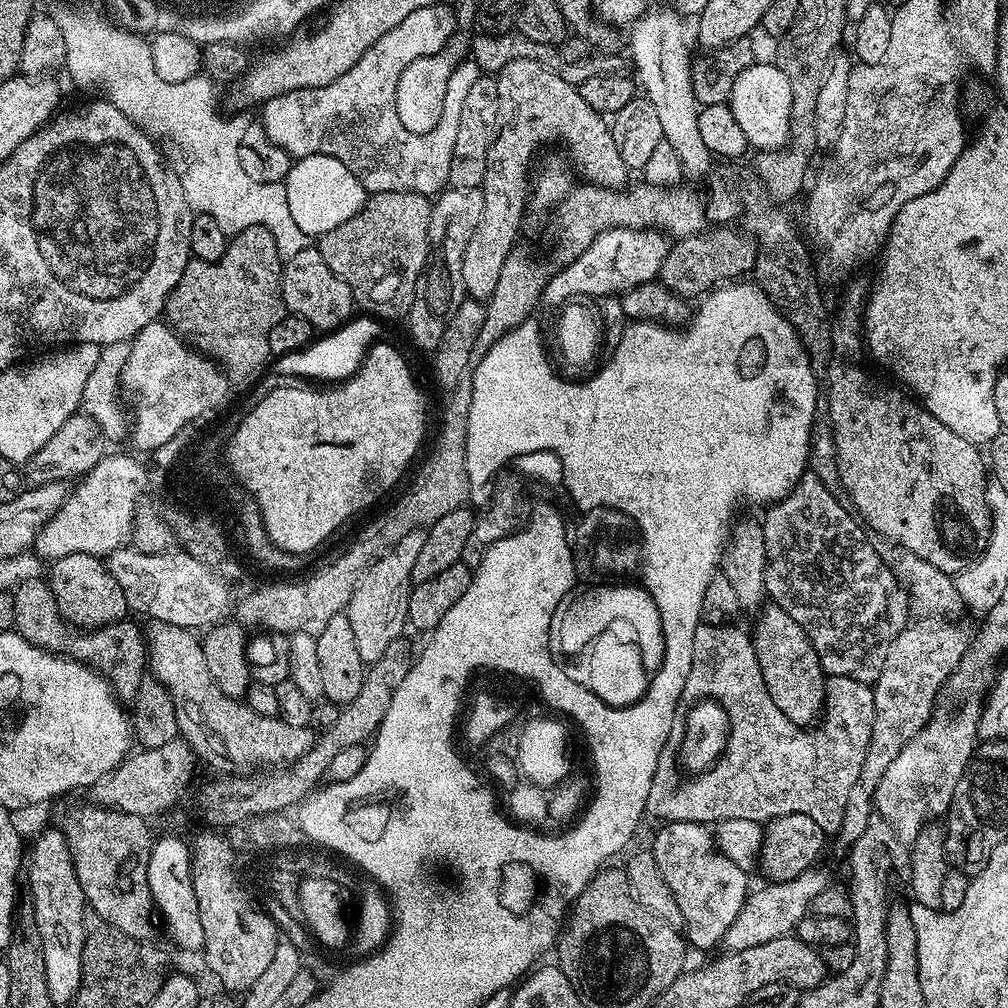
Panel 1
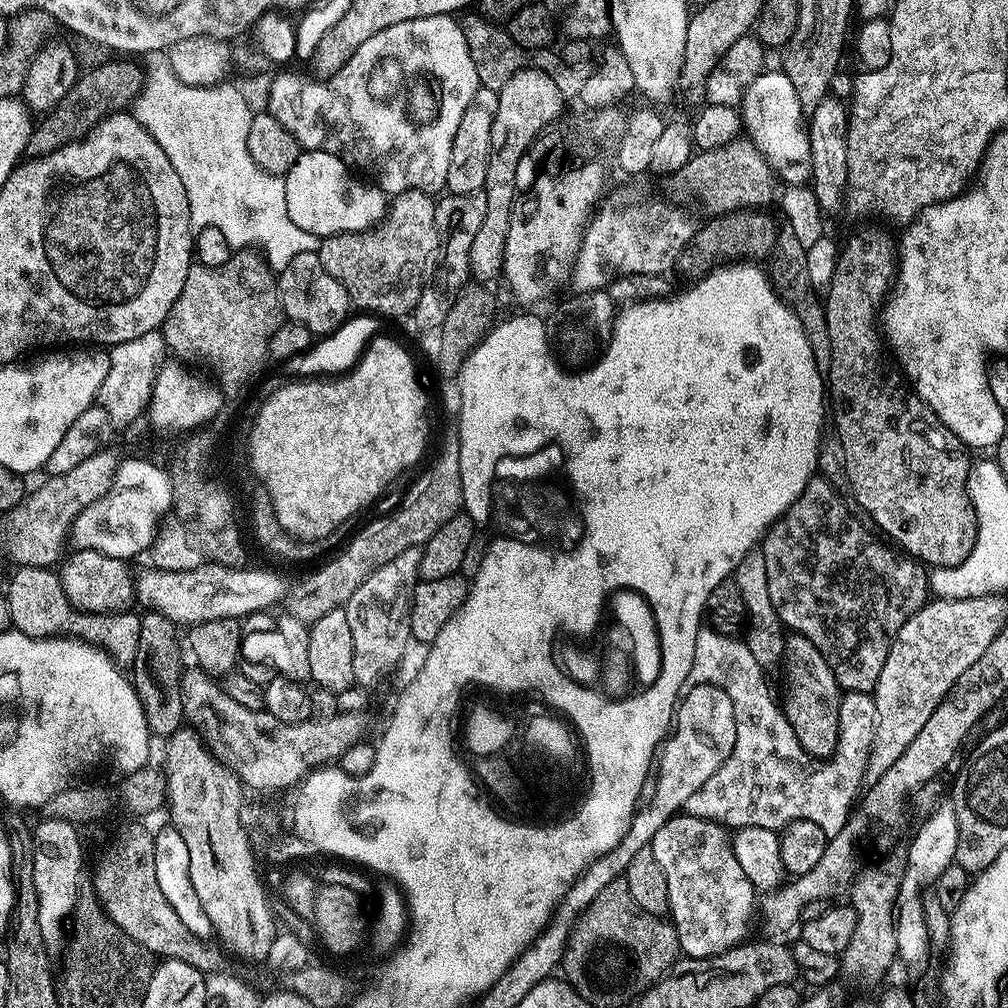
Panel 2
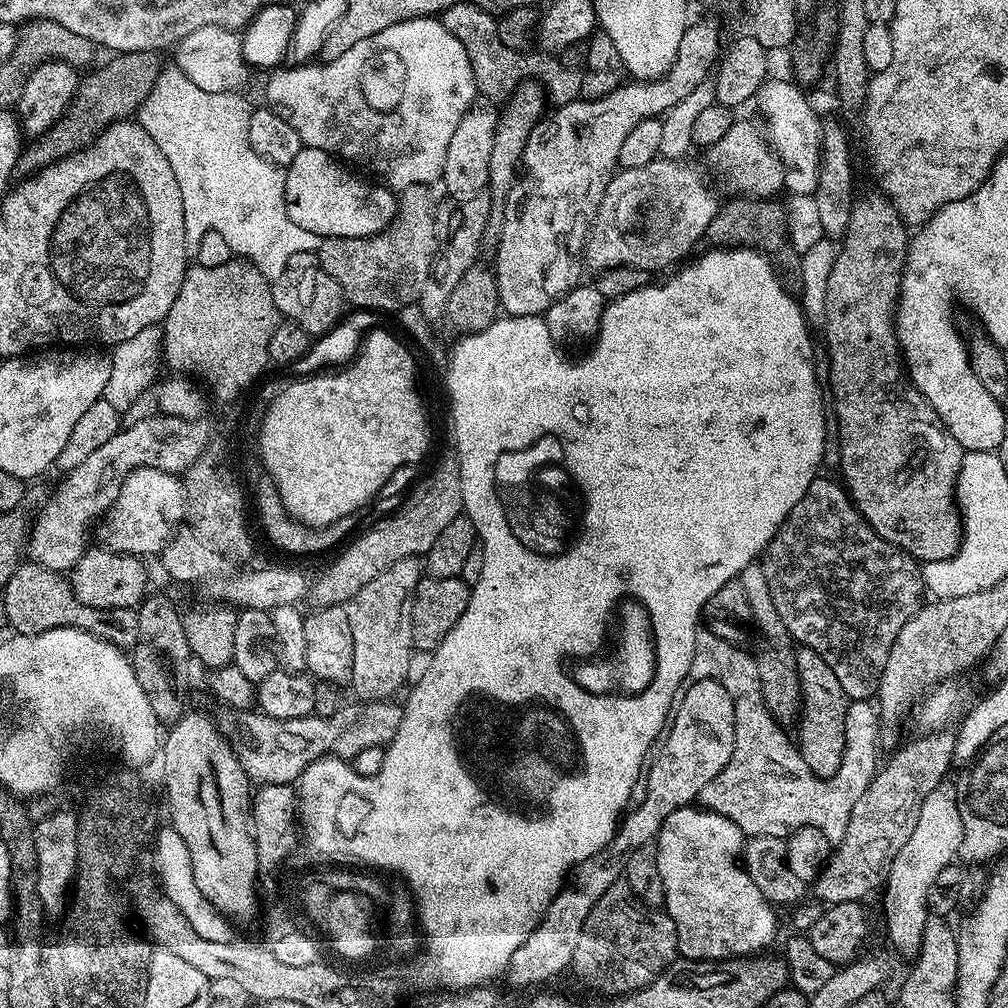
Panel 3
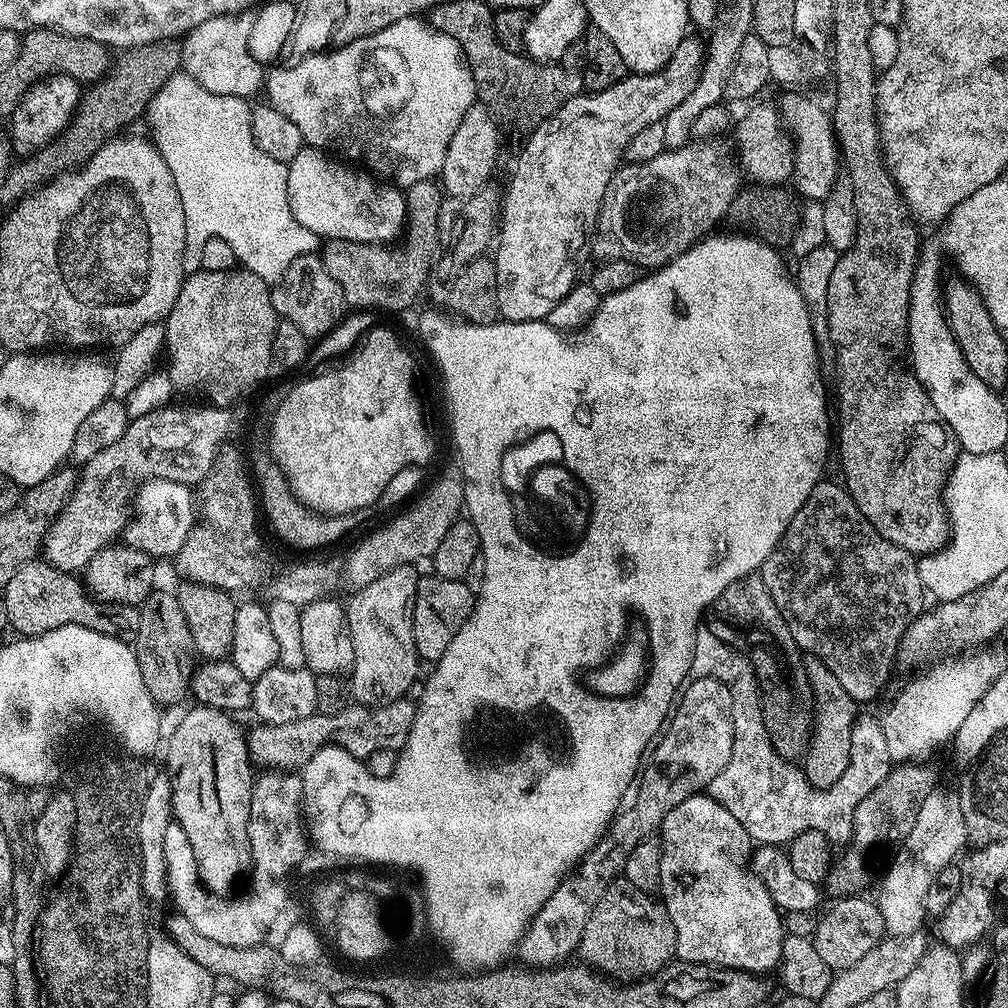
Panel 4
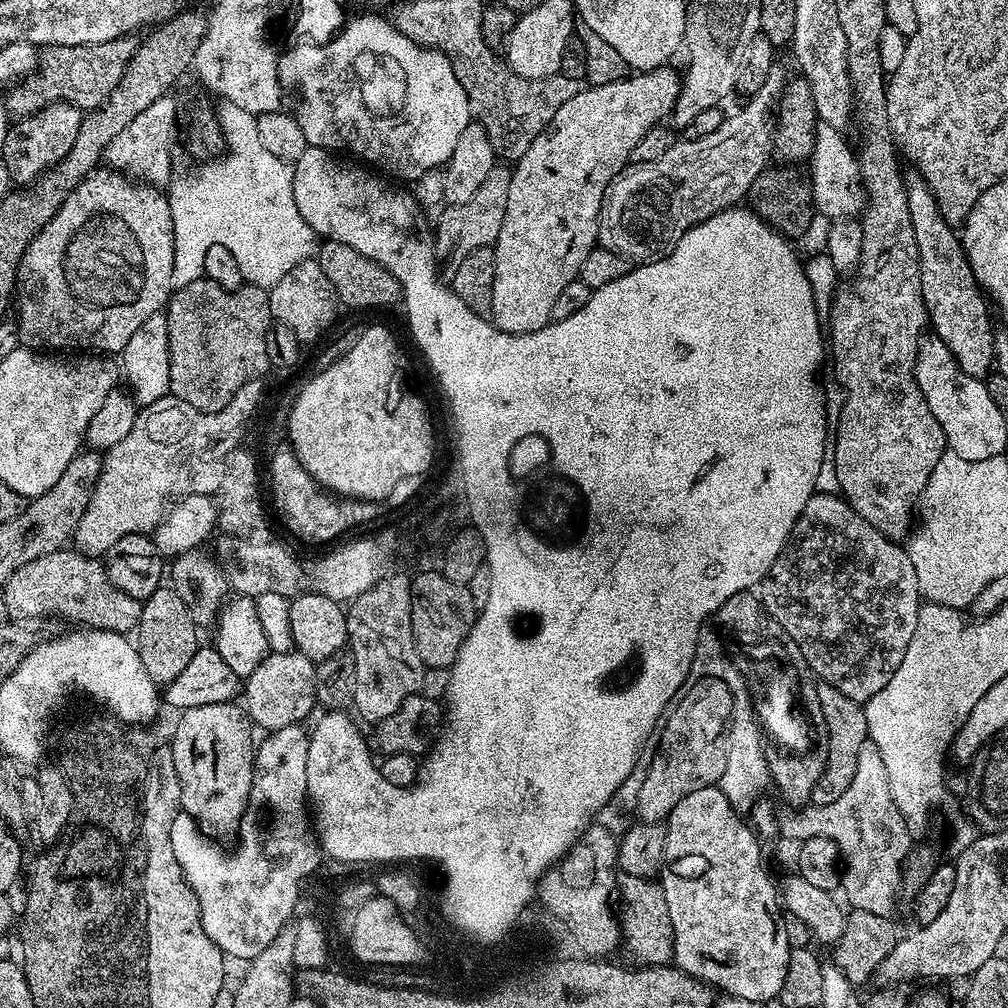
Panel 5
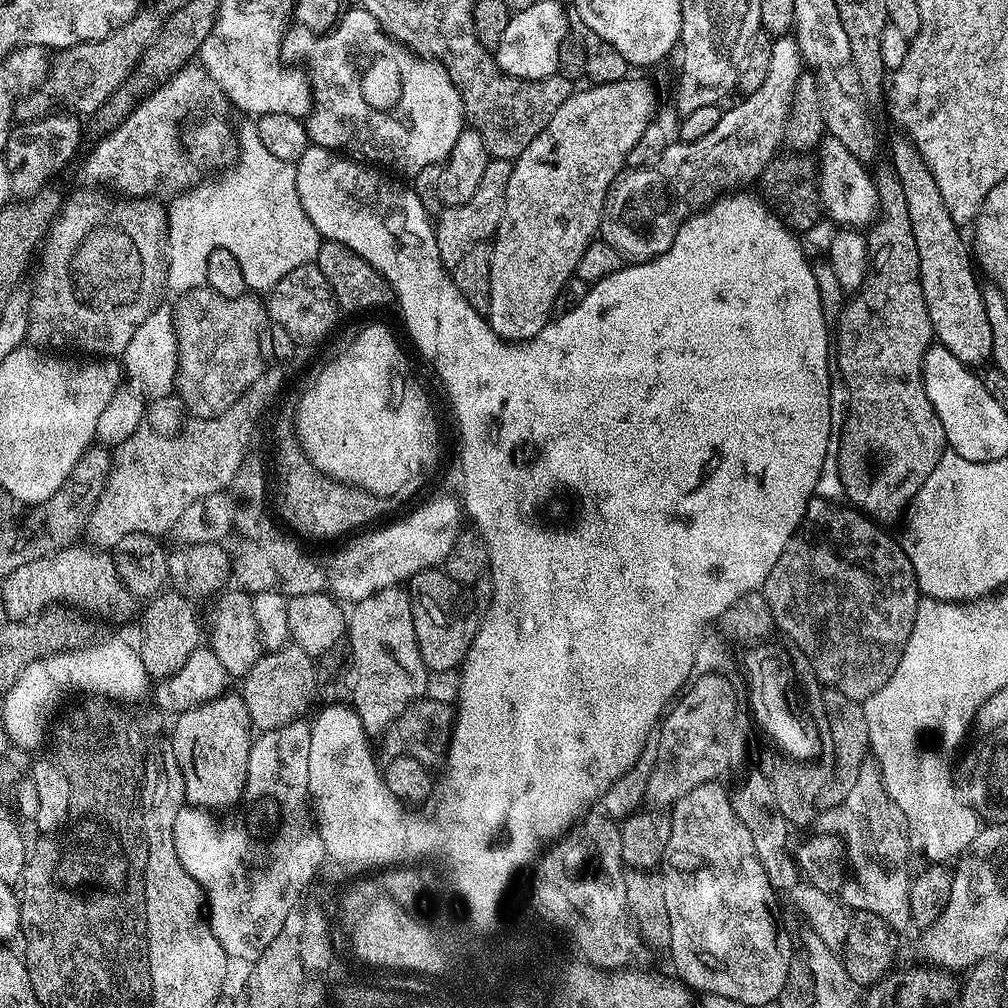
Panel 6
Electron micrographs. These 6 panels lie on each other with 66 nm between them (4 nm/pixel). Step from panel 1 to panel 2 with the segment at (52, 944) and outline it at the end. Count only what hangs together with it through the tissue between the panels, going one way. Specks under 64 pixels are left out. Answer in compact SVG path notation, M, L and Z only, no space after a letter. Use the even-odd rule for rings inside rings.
M41 819L40 825L32 828L34 838L34 890L38 890L38 926L42 926L42 938L46 942L65 939L66 925L76 911L76 902L81 899L80 871L84 868L84 848L80 845L77 825L59 819Z

